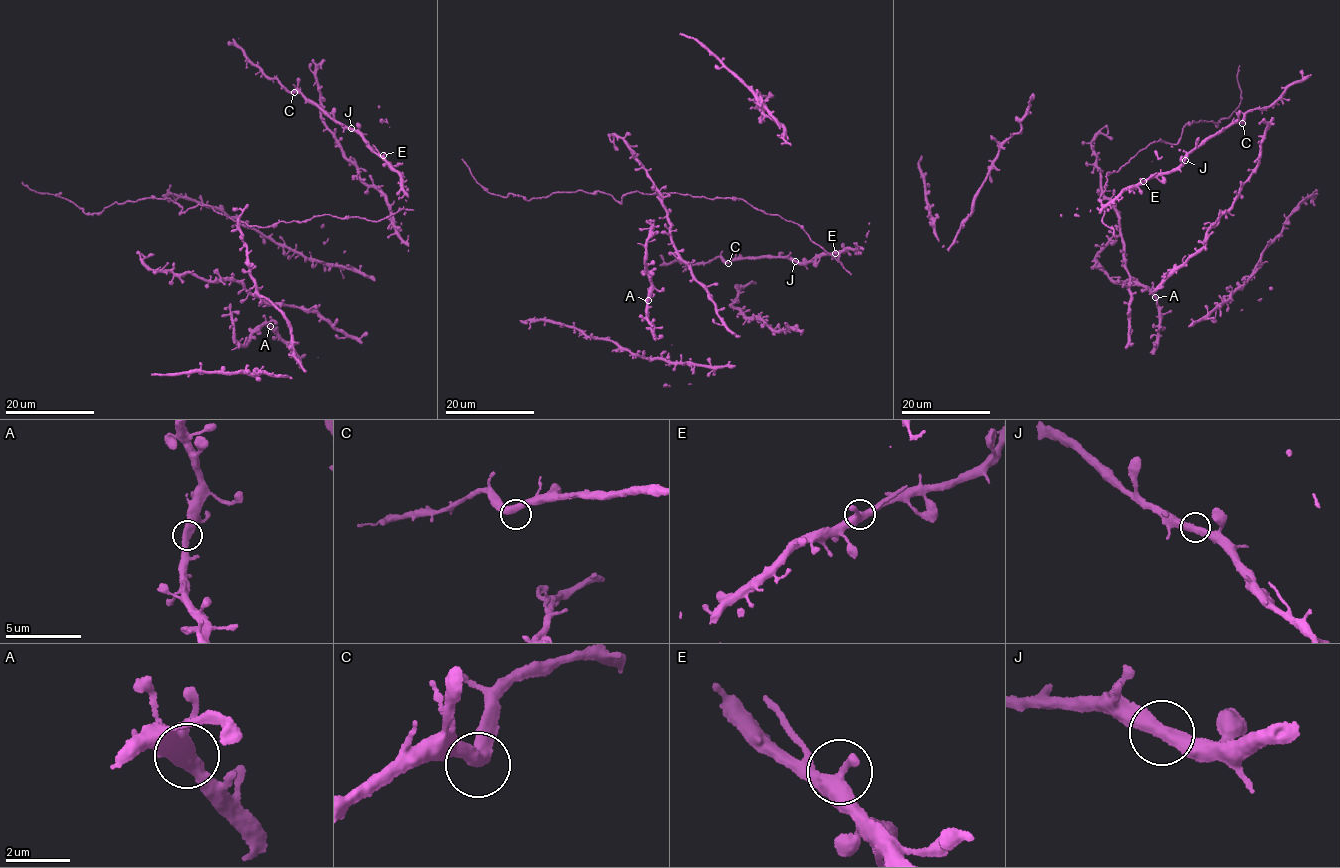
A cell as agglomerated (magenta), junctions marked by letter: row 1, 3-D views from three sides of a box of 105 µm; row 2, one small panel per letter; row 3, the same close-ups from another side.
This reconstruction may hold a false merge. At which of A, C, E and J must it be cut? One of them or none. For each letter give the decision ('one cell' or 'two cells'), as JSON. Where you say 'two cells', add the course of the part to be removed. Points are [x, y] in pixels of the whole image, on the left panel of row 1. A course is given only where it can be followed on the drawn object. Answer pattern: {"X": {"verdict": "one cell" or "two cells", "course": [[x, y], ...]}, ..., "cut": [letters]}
{"A": {"verdict": "one cell"}, "C": {"verdict": "one cell"}, "E": {"verdict": "one cell"}, "J": {"verdict": "one cell"}, "cut": []}

